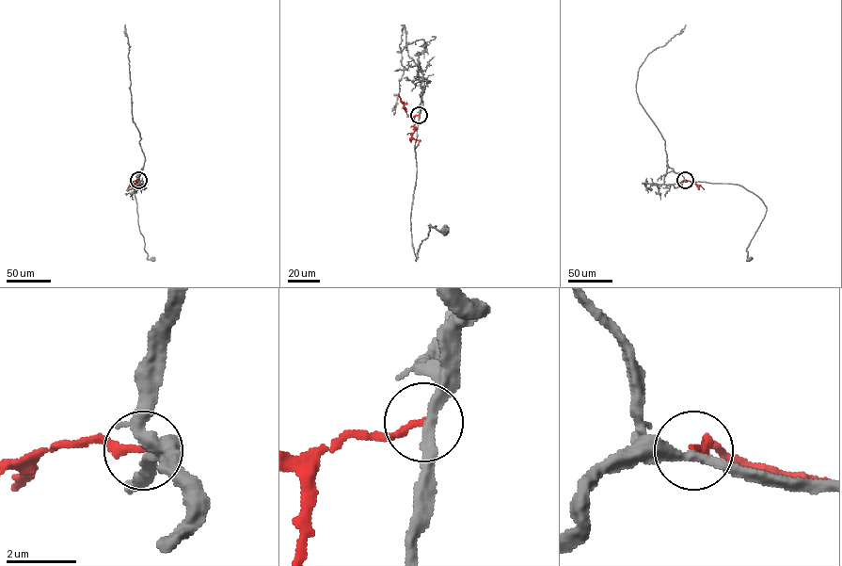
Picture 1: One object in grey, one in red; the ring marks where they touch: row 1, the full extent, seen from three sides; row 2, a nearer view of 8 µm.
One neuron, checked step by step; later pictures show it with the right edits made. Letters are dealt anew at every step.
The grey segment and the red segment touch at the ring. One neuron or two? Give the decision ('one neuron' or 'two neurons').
two neurons

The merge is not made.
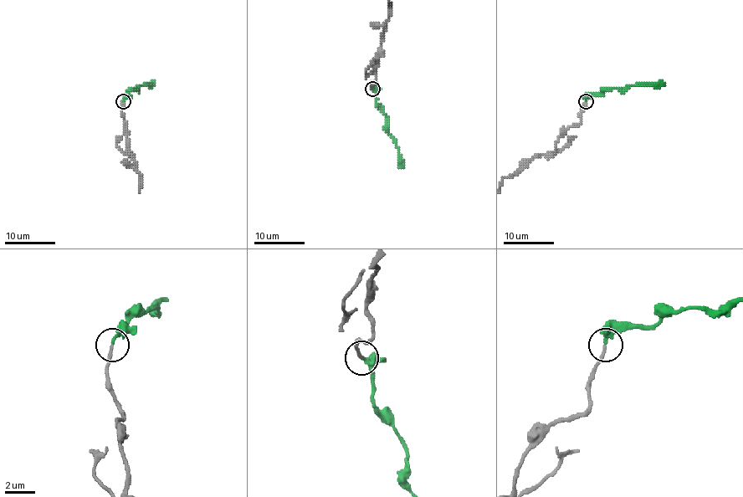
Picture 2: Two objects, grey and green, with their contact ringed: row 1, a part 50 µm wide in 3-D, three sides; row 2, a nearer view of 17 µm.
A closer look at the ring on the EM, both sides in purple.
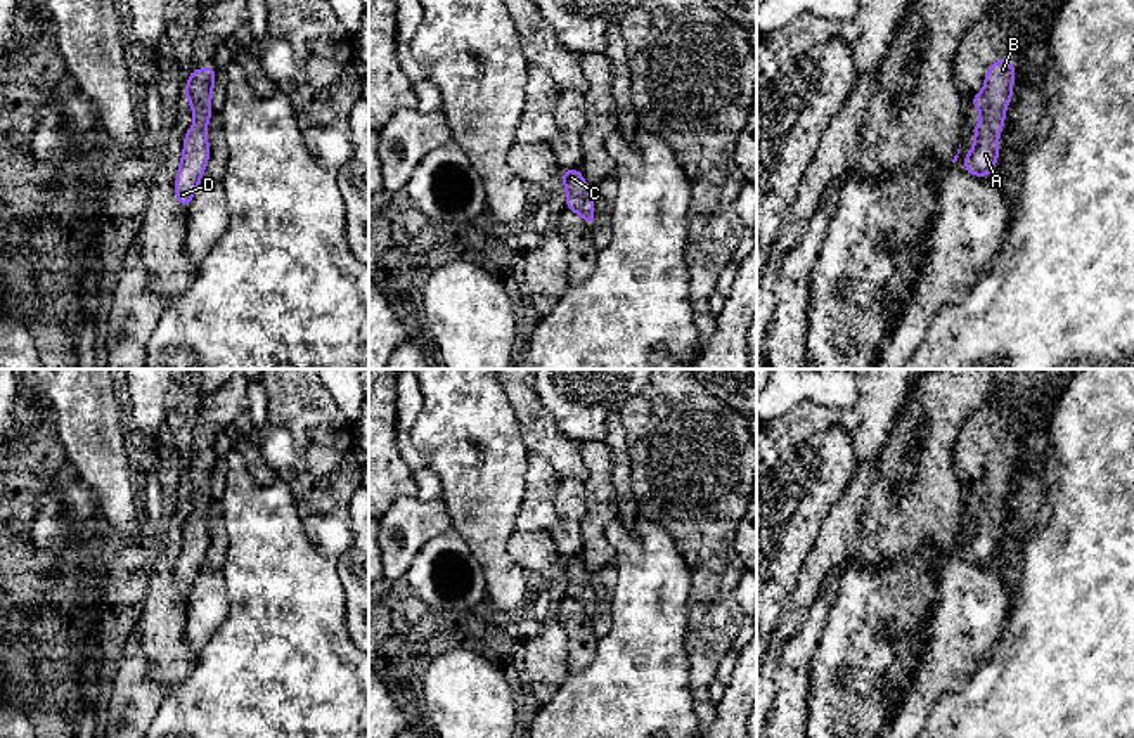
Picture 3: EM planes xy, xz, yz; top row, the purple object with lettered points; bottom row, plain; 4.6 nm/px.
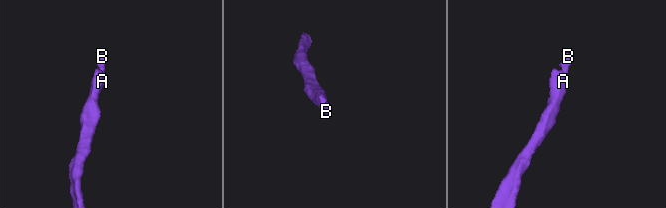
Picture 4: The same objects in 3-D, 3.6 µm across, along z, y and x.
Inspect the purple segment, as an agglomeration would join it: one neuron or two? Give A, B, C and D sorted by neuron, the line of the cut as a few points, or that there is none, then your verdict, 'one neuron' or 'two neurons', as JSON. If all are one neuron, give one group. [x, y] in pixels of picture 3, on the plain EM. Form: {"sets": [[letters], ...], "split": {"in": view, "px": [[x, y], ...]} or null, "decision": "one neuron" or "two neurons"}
{"sets": [["A", "B", "C", "D"]], "split": null, "decision": "one neuron"}

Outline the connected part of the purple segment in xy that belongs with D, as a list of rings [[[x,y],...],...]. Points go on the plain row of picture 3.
[[[215,452],[192,457],[184,485],[190,490],[194,513],[184,527],[184,542],[177,558],[175,586],[180,594],[189,594],[209,547],[208,511],[211,506],[211,482],[215,476]]]

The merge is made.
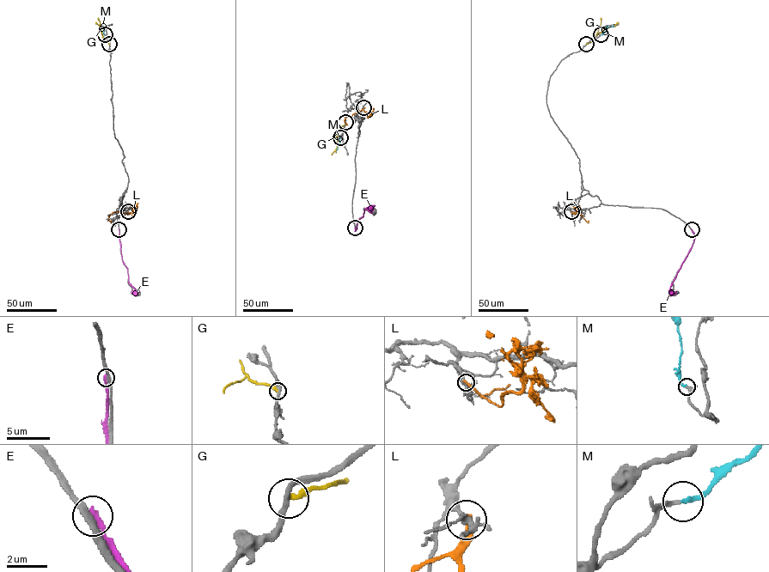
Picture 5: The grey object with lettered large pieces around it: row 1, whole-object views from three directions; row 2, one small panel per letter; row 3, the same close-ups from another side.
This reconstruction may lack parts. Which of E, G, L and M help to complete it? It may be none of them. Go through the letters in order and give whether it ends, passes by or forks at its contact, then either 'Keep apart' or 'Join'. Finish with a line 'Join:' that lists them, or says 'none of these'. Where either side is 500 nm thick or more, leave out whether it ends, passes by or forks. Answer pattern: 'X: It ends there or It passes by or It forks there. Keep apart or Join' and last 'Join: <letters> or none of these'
E: It ends there. Keep apart
G: It ends there. Keep apart
L: It ends there. Keep apart
M: It ends there. Join
Join: M

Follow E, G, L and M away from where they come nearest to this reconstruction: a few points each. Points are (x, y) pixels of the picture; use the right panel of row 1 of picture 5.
E: (692, 229), (694, 234), (692, 246), (670, 289), (674, 294)
G: (586, 44), (618, 22)
L: (571, 211), (579, 211), (588, 220)
M: (601, 34), (607, 27), (613, 26)

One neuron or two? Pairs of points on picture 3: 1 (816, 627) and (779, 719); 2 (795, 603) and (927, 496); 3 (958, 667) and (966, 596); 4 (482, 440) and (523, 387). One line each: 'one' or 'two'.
1: one
2: one
3: one
4: two

